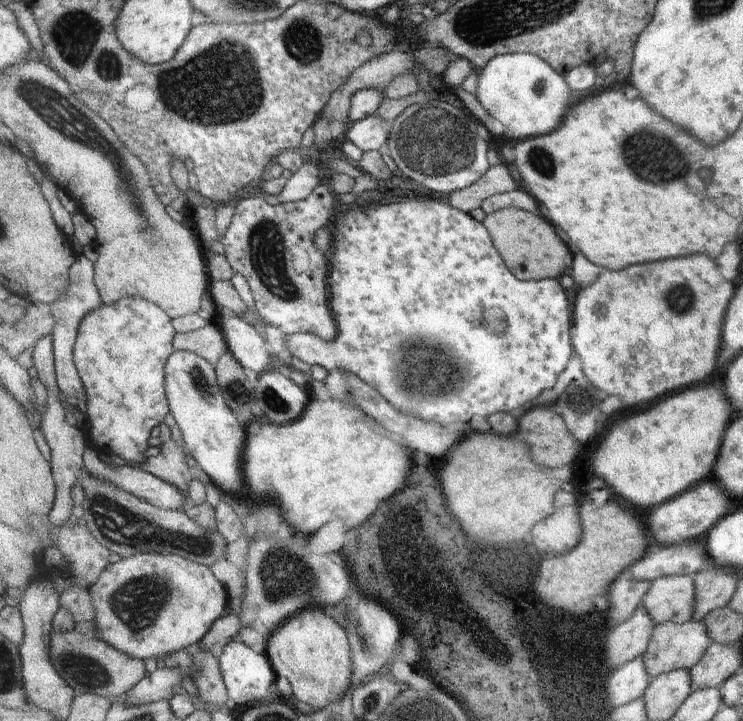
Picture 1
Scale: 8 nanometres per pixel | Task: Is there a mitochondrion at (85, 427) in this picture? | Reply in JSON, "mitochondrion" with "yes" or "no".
{"mitochondrion":"no"}

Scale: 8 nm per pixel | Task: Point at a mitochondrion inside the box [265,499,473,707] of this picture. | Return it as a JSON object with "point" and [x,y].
{"point":[366,641]}

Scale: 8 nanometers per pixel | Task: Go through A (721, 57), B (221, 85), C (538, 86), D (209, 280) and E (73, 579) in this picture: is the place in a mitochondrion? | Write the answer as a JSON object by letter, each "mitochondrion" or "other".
{"A":"other","B":"mitochondrion","C":"mitochondrion","D":"other","E":"other"}

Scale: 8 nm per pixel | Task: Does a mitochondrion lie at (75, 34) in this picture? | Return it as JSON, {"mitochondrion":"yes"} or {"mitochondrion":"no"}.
{"mitochondrion":"yes"}

